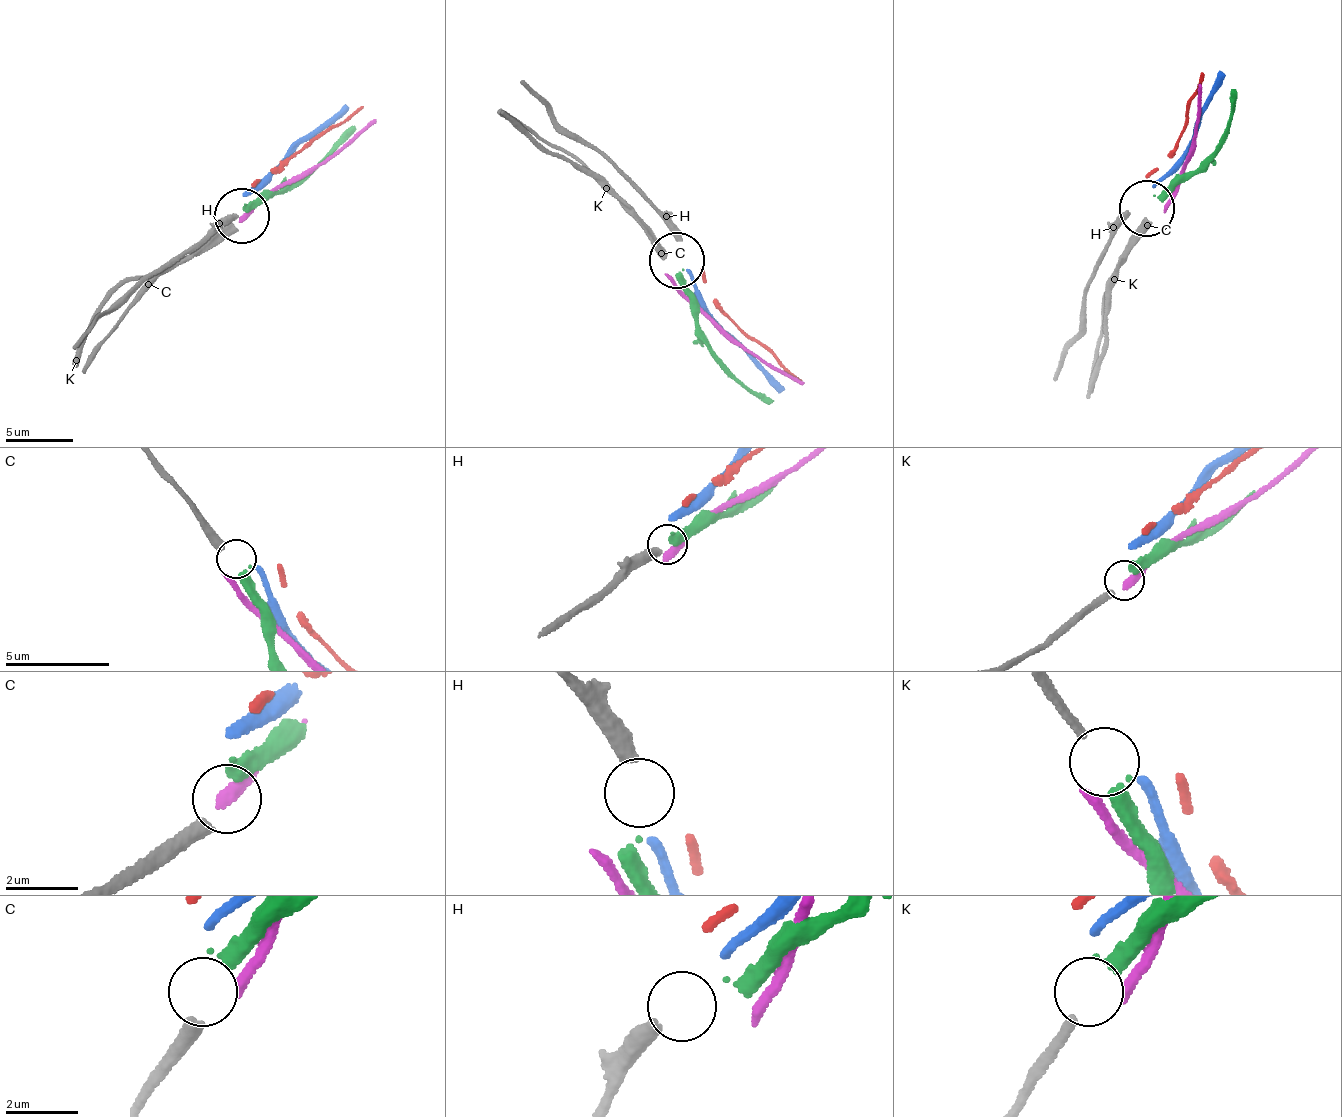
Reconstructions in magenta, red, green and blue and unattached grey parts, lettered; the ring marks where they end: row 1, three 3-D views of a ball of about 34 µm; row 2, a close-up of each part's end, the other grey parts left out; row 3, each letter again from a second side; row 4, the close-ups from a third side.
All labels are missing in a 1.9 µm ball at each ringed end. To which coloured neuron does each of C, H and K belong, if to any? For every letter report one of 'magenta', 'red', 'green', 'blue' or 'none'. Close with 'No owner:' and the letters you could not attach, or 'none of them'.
C: none
H: none
K: none
No owner: C, H, K

